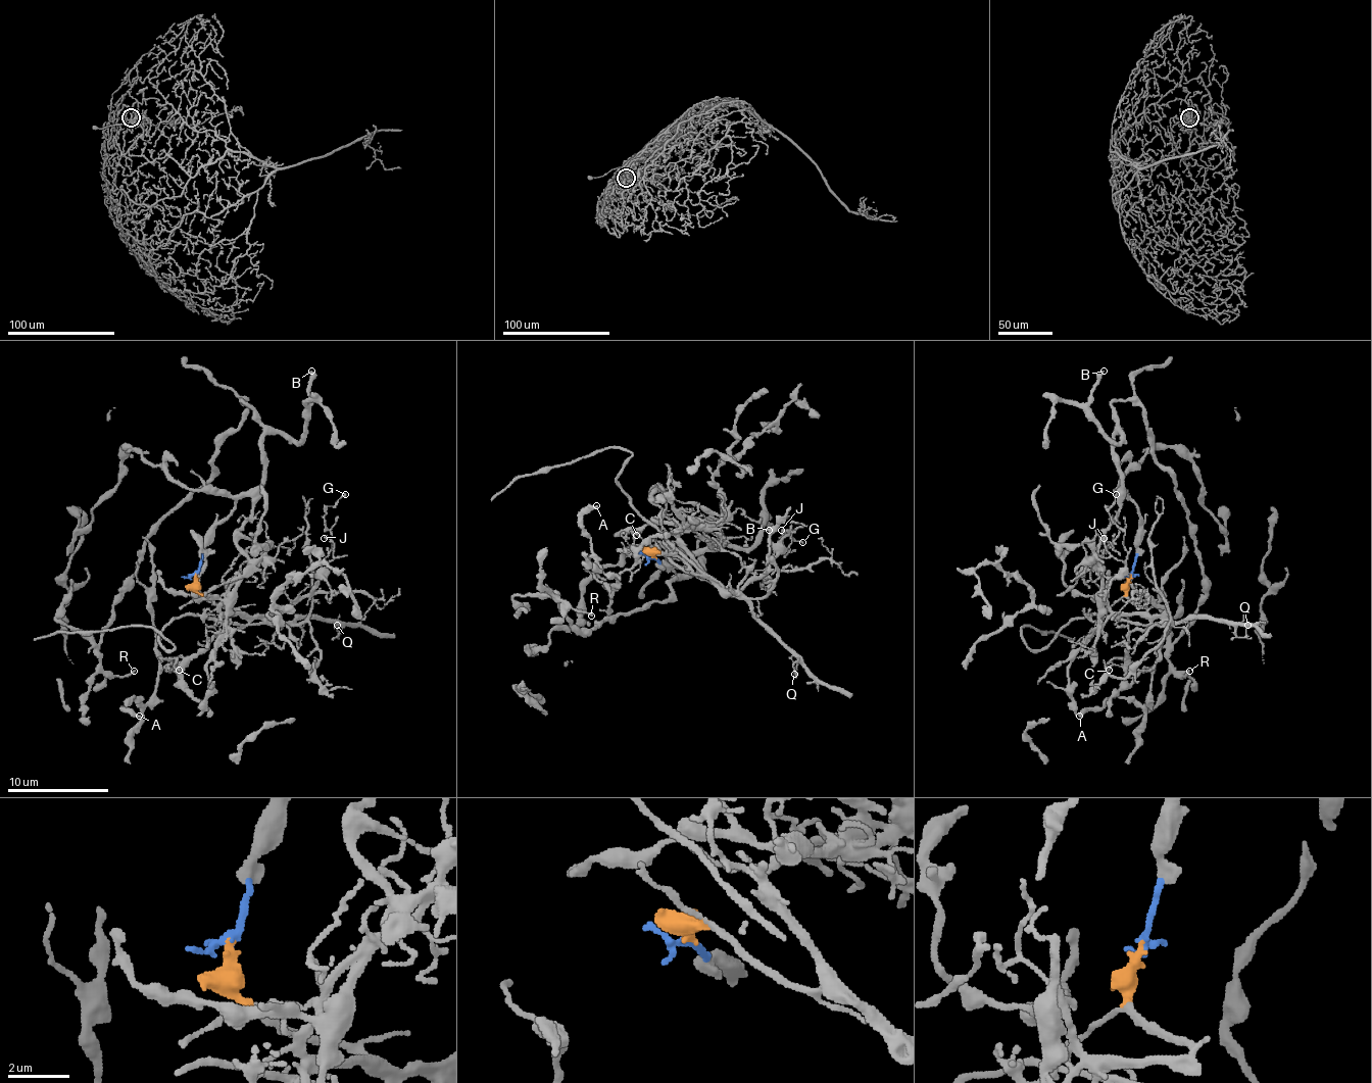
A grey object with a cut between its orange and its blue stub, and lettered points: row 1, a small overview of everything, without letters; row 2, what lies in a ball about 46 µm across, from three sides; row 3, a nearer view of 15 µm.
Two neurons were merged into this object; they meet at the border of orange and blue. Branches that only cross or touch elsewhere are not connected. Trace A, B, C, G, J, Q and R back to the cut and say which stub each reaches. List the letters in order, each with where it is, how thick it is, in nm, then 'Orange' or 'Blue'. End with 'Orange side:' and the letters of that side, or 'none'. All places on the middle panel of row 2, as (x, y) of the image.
A: Place: (596, 505). Thickness 320 nm. Blue
B: Place: (769, 530). Thickness 360 nm. Blue
C: Place: (636, 535). Thickness 150 nm. Orange
G: Place: (802, 542). Thickness 120 nm. Orange
J: Place: (781, 530). Thickness 180 nm. Orange
Q: Place: (794, 674). Thickness 110 nm. Orange
R: Place: (591, 616). Thickness 160 nm. Blue
Orange side: C, G, J, Q

